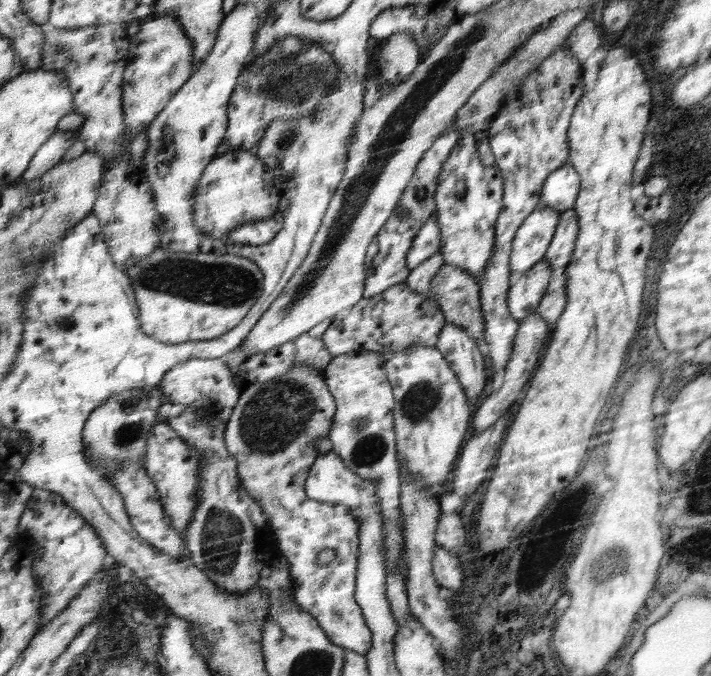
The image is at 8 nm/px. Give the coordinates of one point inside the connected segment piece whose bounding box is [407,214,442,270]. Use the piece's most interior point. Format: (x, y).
(429, 240)

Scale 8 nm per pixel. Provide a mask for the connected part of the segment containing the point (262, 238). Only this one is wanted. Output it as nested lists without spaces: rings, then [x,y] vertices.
[[[277,211],[274,216],[264,221],[257,221],[252,228],[235,230],[226,238],[234,244],[249,244],[250,246],[260,246],[270,242],[283,227],[283,216]]]

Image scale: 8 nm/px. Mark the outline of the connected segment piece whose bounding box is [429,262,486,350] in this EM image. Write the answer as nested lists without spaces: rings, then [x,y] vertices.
[[[445,262],[437,275],[431,280],[430,292],[435,294],[435,302],[443,312],[445,322],[455,323],[456,326],[466,327],[466,332],[479,338],[481,348],[486,350],[485,326],[479,301],[479,283],[467,270],[456,268]]]

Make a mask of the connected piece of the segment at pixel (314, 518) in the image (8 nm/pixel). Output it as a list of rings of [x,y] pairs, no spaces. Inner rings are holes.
[[[308,365],[295,366],[290,372],[286,372],[284,376],[276,377],[272,381],[252,383],[249,387],[243,389],[239,397],[239,402],[233,412],[230,420],[224,424],[227,450],[231,452],[232,458],[239,460],[238,475],[242,487],[244,487],[244,489],[248,491],[248,495],[260,505],[263,514],[267,516],[266,529],[272,530],[275,535],[275,540],[278,542],[279,552],[286,555],[287,561],[290,562],[290,573],[295,588],[295,602],[310,614],[316,615],[319,625],[327,631],[328,638],[331,639],[333,643],[345,647],[347,651],[351,650],[354,653],[365,655],[371,649],[372,635],[371,629],[367,625],[366,619],[363,617],[363,612],[360,612],[361,606],[356,604],[357,599],[355,598],[355,586],[358,584],[359,519],[356,518],[356,515],[351,513],[349,506],[330,502],[319,502],[307,496],[308,477],[311,474],[312,466],[315,465],[316,458],[321,456],[321,453],[316,450],[316,446],[319,445],[320,439],[329,439],[332,422],[336,412],[338,412],[338,405],[332,394],[330,394],[326,378],[318,374],[316,369],[311,369]]]

